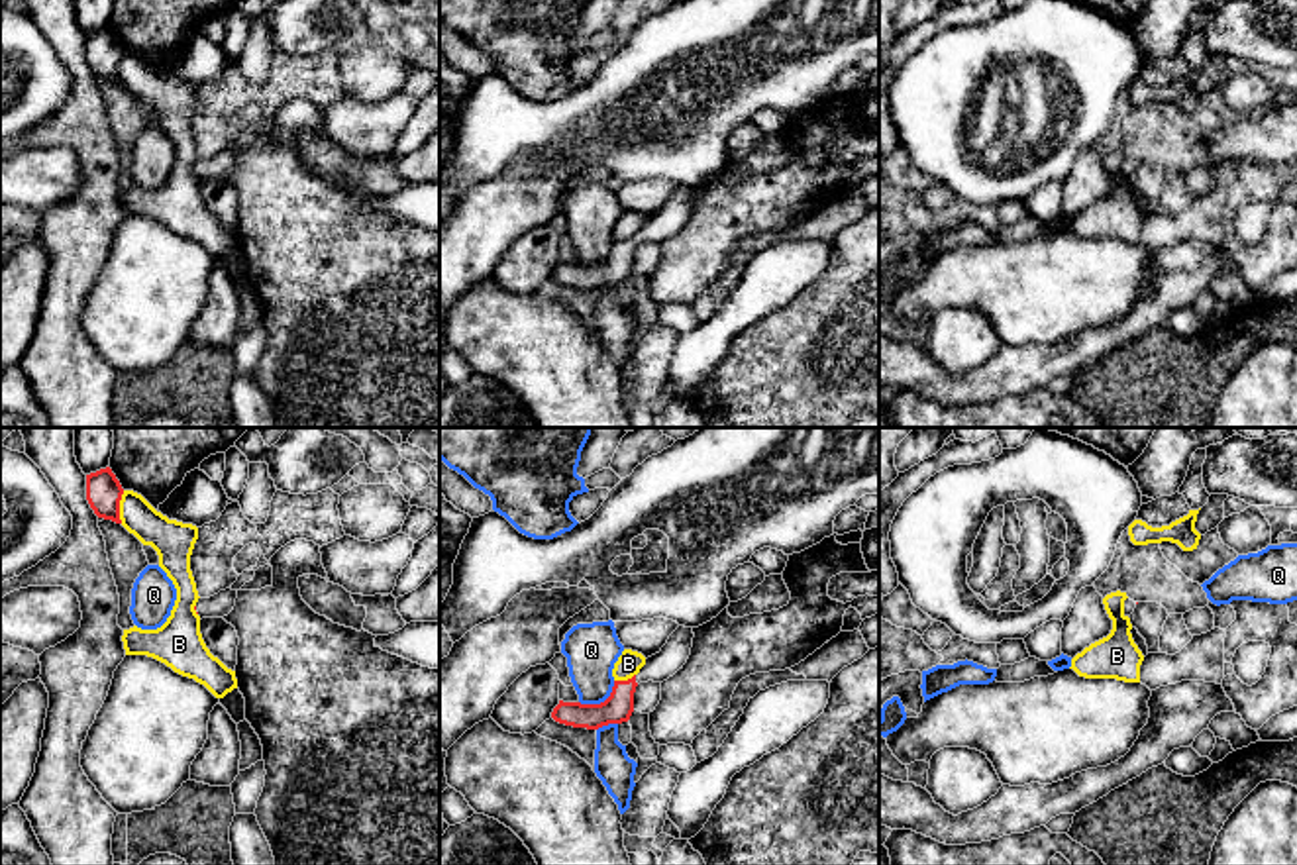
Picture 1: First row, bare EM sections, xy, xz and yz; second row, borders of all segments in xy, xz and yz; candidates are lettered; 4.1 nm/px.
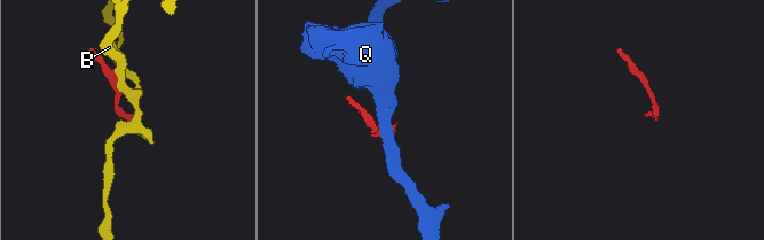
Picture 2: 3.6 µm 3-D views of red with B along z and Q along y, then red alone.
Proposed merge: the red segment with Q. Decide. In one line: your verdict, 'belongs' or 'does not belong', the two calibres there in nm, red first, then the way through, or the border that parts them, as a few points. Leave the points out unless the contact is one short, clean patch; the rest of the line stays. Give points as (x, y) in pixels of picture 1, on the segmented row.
does not belong; 120 nm thick on the red side, 220 nm on the other; border along xz (615, 681), (603, 701), (579, 703)

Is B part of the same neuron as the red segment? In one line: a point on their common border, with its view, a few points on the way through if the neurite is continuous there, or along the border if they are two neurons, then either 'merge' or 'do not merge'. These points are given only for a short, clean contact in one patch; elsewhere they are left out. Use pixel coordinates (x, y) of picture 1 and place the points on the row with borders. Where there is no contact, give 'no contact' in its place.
xy (118, 507) | along xy (124, 491), (120, 522) | do not merge

